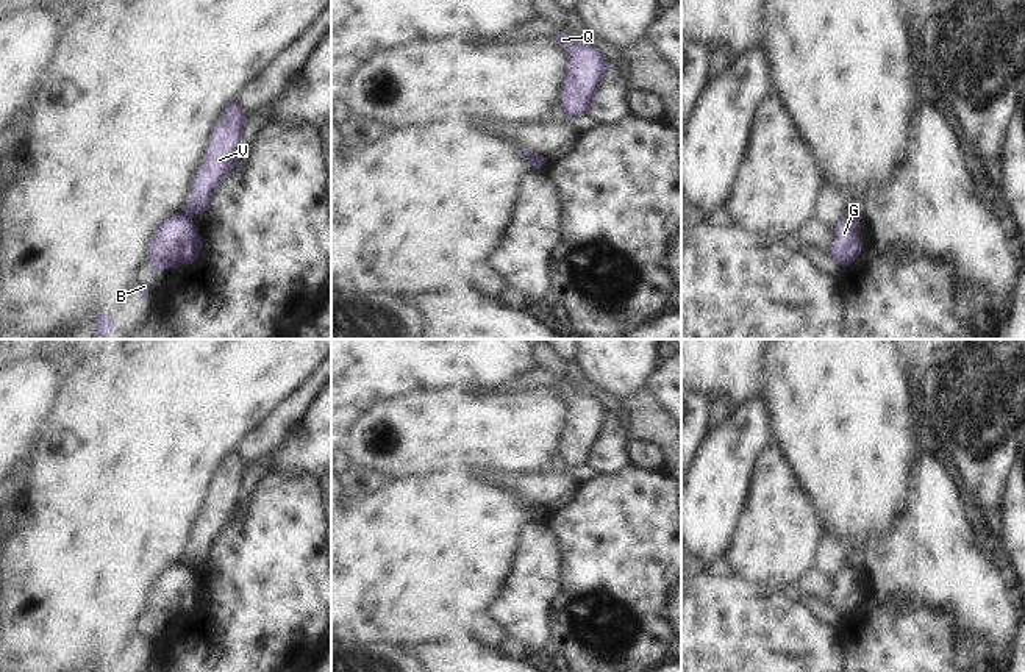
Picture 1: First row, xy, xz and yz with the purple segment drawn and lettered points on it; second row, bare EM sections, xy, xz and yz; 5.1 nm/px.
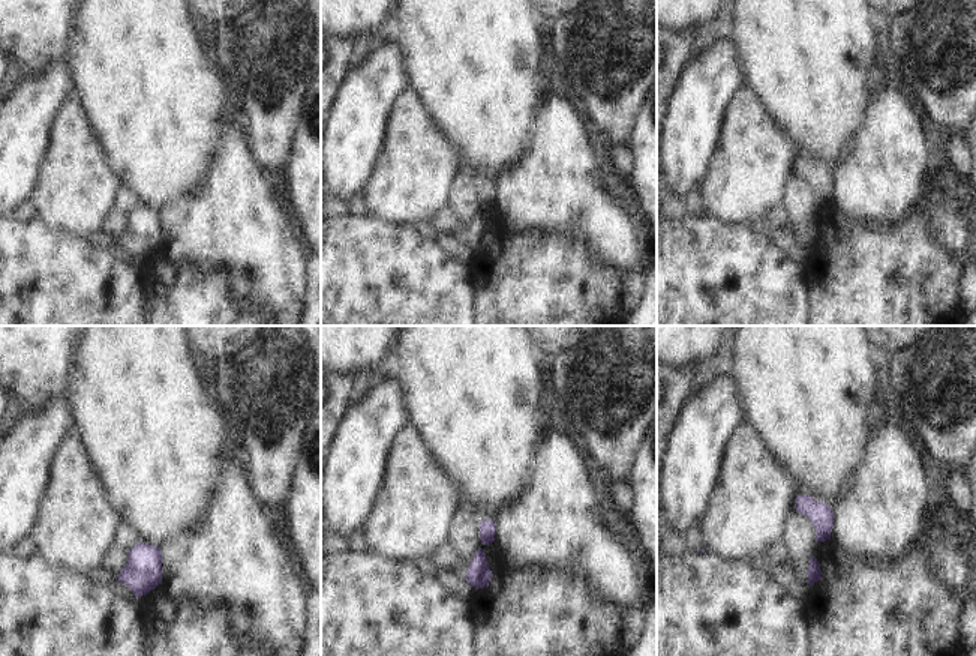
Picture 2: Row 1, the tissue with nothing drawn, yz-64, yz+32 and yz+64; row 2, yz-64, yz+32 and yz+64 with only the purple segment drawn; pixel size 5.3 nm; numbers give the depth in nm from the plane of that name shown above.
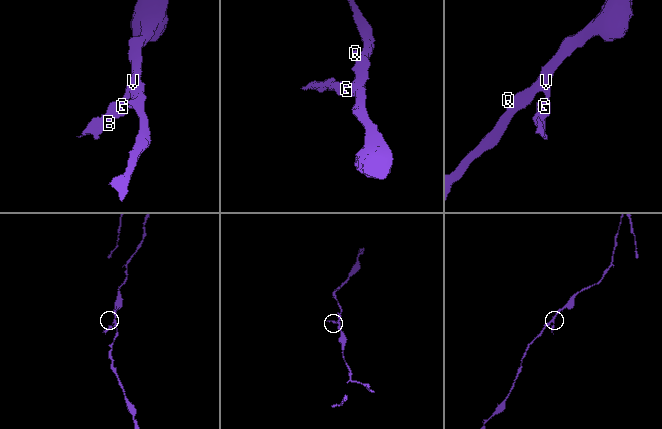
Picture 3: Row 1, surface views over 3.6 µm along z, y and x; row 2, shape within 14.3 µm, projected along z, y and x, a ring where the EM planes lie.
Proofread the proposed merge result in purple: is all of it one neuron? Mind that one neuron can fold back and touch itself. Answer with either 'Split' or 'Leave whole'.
Split.

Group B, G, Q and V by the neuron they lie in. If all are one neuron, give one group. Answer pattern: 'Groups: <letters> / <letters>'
Groups: B G / Q V.

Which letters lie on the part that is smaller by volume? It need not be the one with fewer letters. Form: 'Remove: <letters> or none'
Remove: B, G

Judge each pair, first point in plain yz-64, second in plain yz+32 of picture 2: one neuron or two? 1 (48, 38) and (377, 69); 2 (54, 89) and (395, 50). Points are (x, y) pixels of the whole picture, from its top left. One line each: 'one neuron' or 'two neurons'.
1: two neurons
2: one neuron

